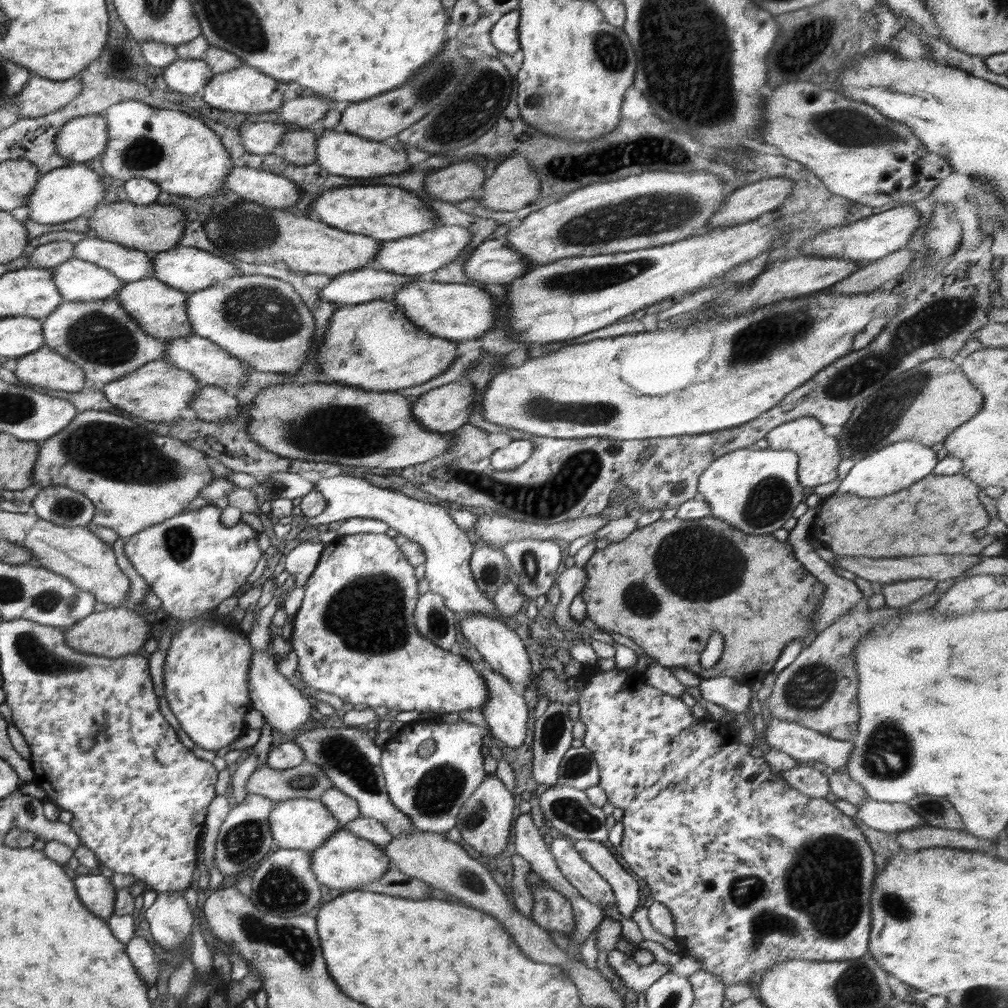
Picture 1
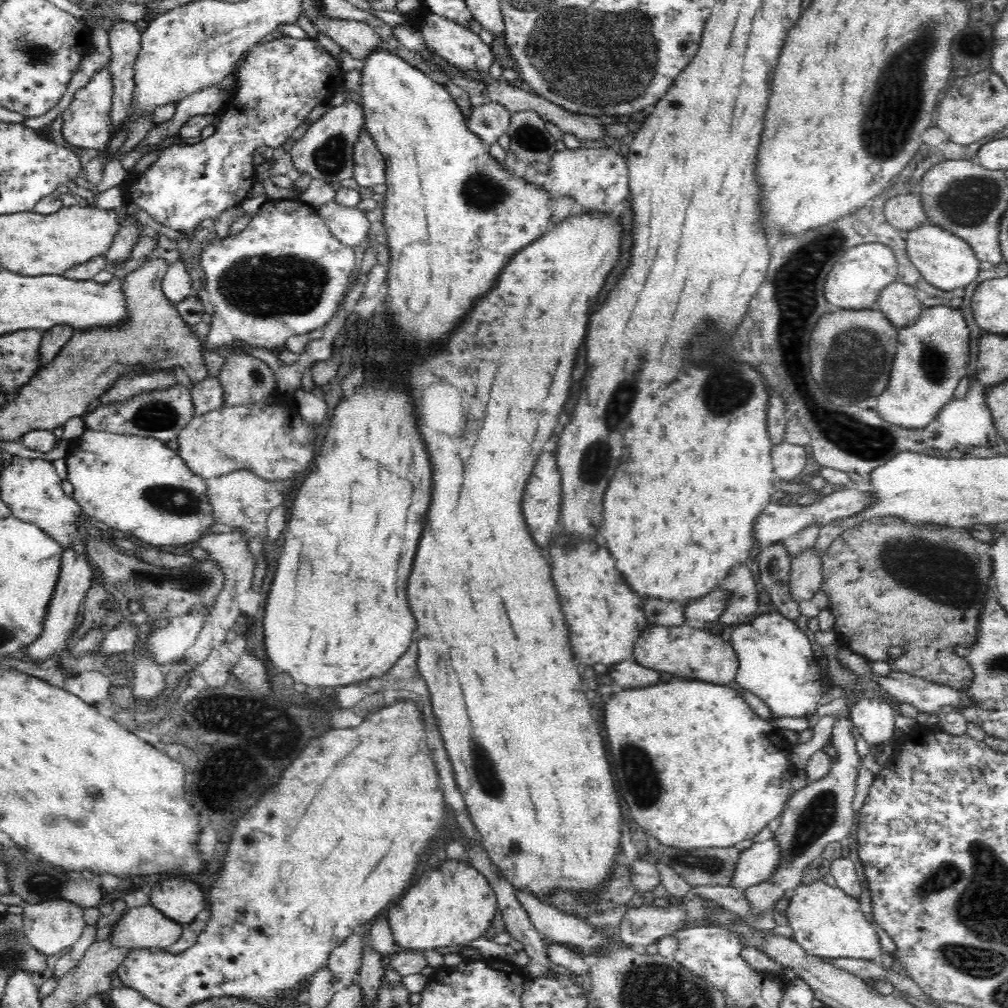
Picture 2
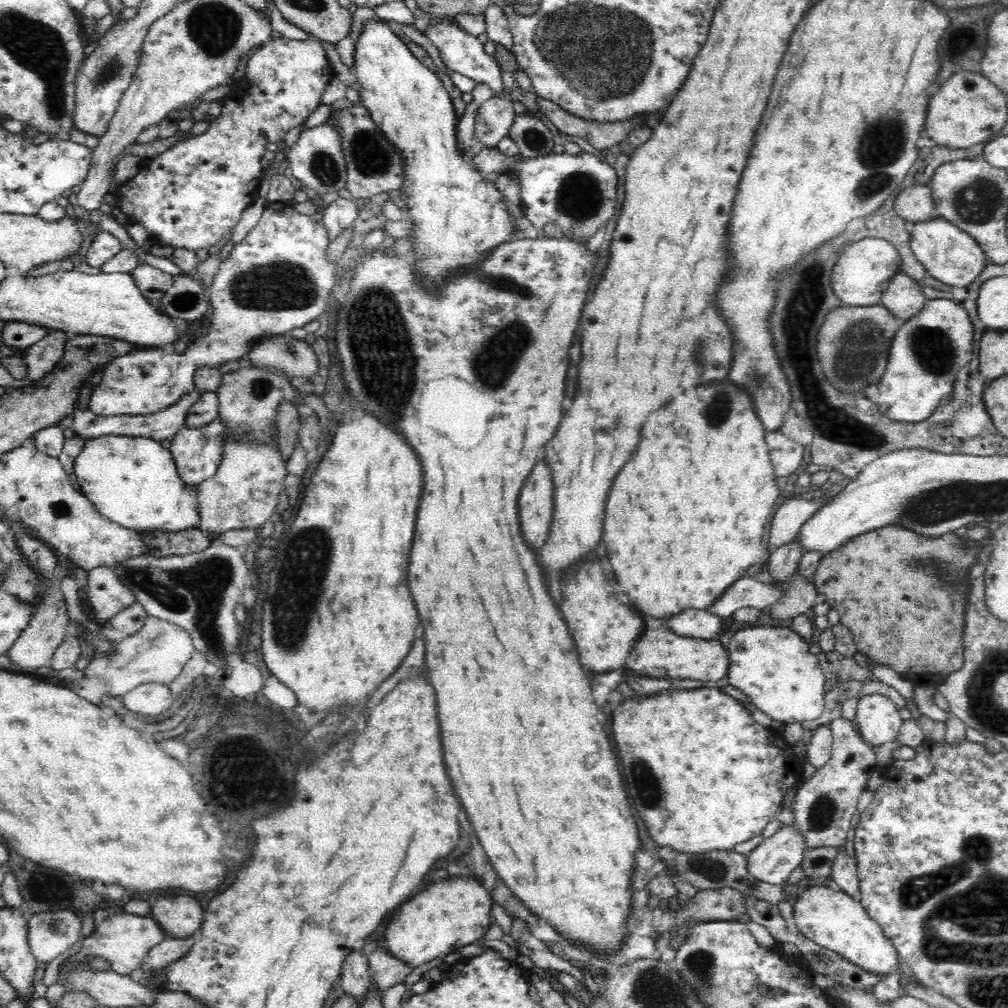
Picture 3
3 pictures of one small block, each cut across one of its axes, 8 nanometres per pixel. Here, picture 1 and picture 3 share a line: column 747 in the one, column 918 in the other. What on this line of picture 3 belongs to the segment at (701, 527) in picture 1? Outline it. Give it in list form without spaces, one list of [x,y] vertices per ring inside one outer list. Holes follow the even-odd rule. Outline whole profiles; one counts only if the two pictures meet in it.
[[[894,524],[886,525],[855,536],[840,548],[828,551],[828,554],[824,555],[820,560],[816,572],[813,574],[812,581],[816,585],[819,594],[824,594],[827,598],[827,603],[838,612],[839,622],[850,629],[850,632],[853,634],[853,641],[859,652],[864,653],[866,650],[870,650],[870,648],[872,650],[884,648],[886,650],[886,654],[882,656],[884,664],[890,664],[888,666],[902,677],[909,680],[912,679],[915,683],[924,685],[926,680],[932,678],[932,676],[942,676],[944,678],[944,676],[960,670],[962,664],[964,664],[962,636],[964,634],[964,616],[966,616],[966,606],[968,606],[968,596],[970,596],[966,576],[968,576],[971,567],[980,564],[978,556],[981,554],[980,550],[982,550],[982,547],[970,547],[964,541],[965,537],[956,535],[954,531],[933,537],[918,534],[910,529],[906,529],[906,527]]]

